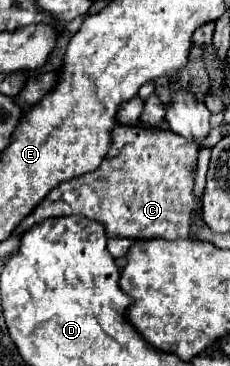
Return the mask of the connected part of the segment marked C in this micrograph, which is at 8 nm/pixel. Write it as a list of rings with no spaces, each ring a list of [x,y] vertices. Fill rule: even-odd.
[[[116,125],[112,147],[95,171],[62,182],[16,227],[26,233],[34,225],[64,215],[84,215],[104,225],[108,237],[186,239],[198,203],[192,195],[198,145],[160,129]]]

